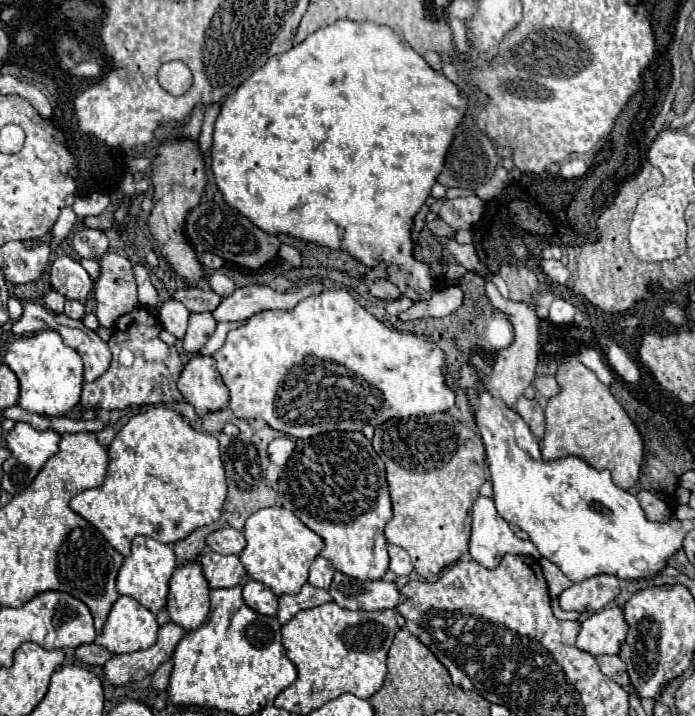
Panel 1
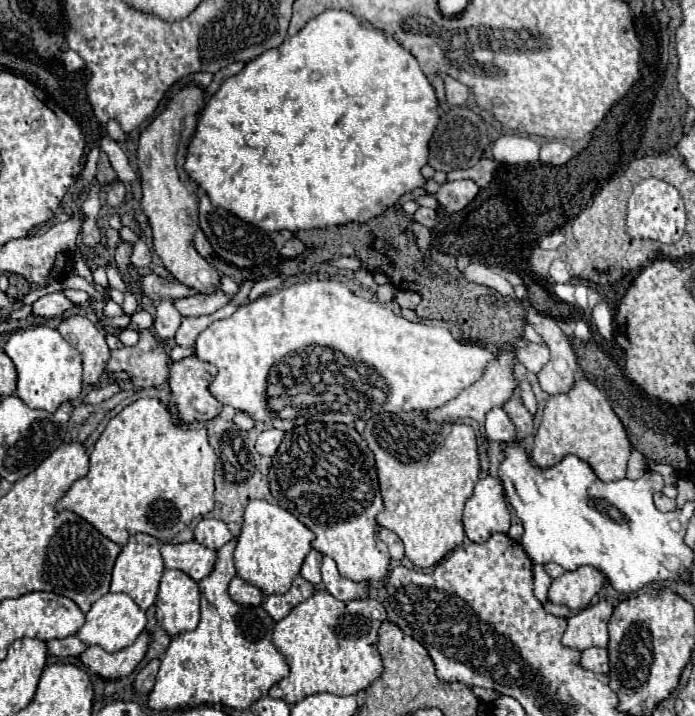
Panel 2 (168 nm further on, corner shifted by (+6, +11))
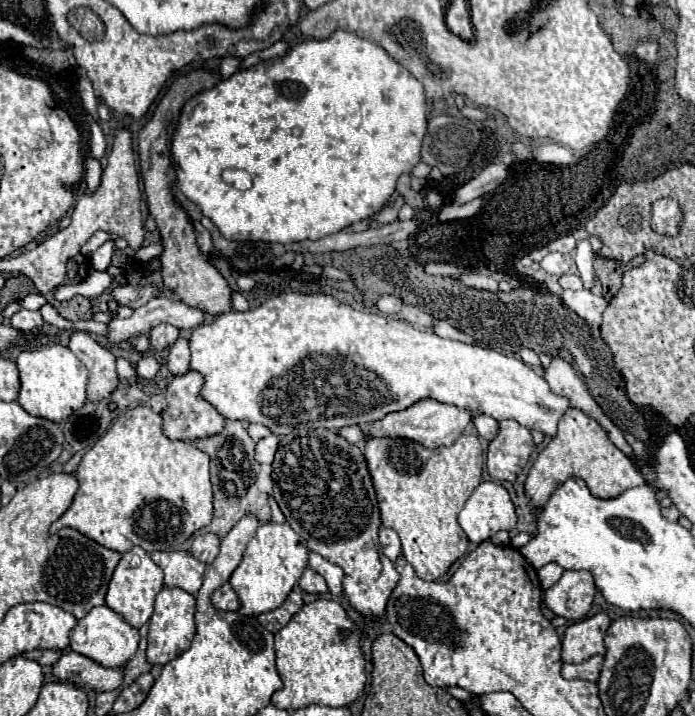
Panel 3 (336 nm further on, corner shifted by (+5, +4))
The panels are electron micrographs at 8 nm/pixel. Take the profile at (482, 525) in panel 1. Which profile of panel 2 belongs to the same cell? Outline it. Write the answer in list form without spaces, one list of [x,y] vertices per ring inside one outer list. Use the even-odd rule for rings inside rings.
[[[482,476],[474,494],[464,506],[464,530],[474,544],[486,542],[492,534],[508,534],[510,528],[510,510],[504,500],[498,478]]]

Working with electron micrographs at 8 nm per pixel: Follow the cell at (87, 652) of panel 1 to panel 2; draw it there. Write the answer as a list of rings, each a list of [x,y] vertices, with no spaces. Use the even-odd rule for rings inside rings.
[[[68,636],[62,640],[50,640],[48,652],[58,658],[78,658],[88,646],[78,636]]]

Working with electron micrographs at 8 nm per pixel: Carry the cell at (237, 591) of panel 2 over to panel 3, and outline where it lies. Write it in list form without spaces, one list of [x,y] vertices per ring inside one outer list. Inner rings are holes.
[[[229,583],[221,585],[221,587],[211,595],[211,603],[213,603],[215,609],[221,609],[221,611],[237,611],[237,609],[239,609],[237,593],[229,587]]]

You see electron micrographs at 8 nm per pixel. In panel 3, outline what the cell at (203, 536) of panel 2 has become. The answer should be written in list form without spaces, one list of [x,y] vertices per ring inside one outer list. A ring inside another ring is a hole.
[[[205,533],[205,535],[195,537],[189,553],[191,553],[195,559],[199,559],[201,563],[211,565],[213,559],[217,557],[217,553],[219,553],[219,537],[213,535],[213,533]]]

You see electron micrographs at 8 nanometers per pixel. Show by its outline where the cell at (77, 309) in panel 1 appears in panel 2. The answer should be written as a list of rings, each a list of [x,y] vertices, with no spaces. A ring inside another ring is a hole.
[[[54,292],[54,294],[42,296],[34,302],[32,314],[42,316],[42,318],[54,318],[54,316],[62,316],[70,308],[74,308],[74,304],[62,292]]]

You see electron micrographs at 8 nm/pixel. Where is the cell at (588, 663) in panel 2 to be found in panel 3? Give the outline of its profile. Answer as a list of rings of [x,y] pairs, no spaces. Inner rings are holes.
[[[593,655],[583,663],[563,663],[561,675],[565,679],[583,679],[583,681],[597,681],[603,665],[603,655]]]

